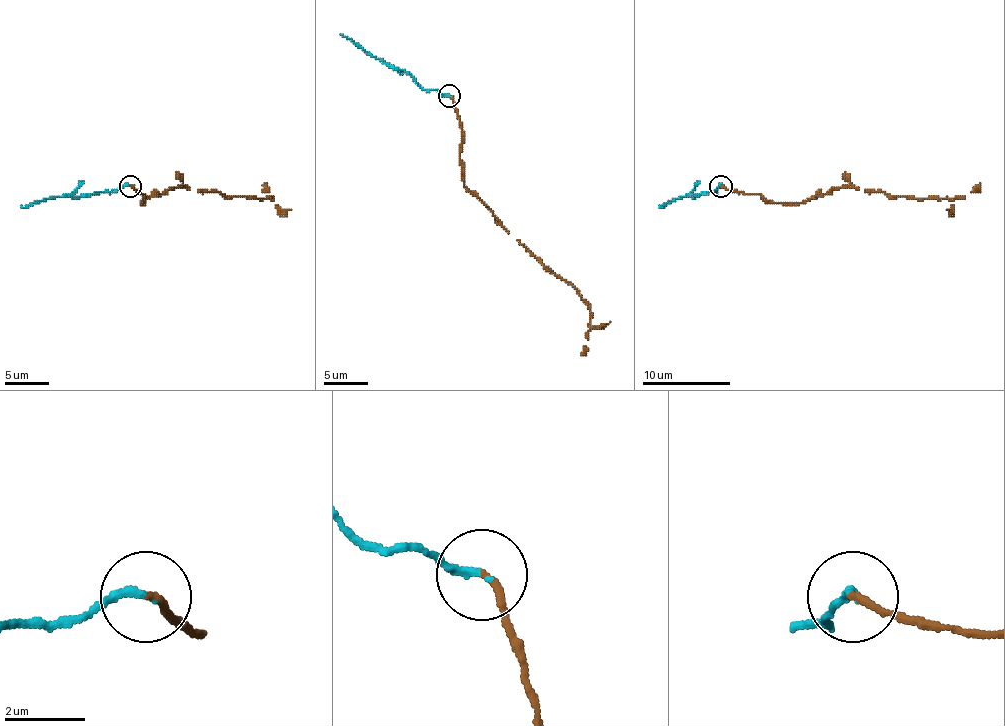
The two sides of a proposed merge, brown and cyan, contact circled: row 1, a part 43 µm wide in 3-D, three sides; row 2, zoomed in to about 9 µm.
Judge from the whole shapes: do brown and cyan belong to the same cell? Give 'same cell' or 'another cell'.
same cell

